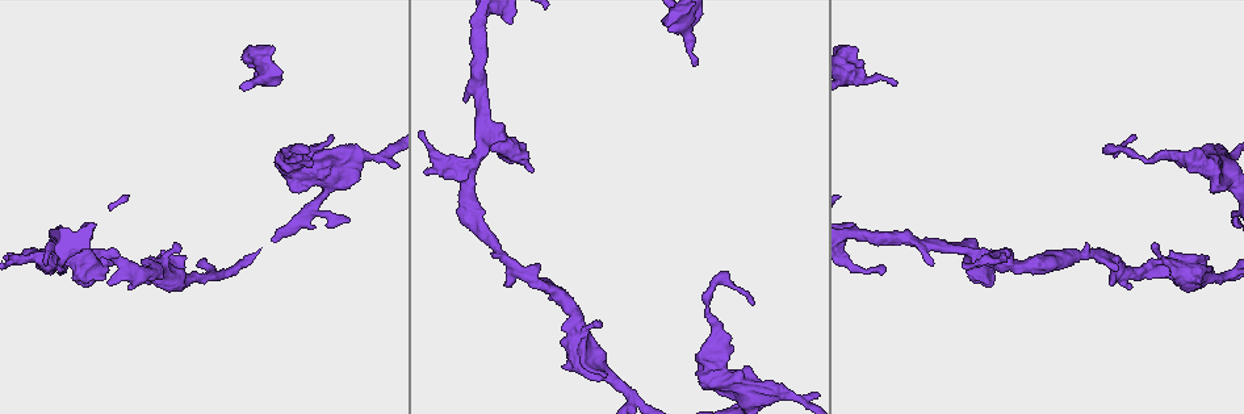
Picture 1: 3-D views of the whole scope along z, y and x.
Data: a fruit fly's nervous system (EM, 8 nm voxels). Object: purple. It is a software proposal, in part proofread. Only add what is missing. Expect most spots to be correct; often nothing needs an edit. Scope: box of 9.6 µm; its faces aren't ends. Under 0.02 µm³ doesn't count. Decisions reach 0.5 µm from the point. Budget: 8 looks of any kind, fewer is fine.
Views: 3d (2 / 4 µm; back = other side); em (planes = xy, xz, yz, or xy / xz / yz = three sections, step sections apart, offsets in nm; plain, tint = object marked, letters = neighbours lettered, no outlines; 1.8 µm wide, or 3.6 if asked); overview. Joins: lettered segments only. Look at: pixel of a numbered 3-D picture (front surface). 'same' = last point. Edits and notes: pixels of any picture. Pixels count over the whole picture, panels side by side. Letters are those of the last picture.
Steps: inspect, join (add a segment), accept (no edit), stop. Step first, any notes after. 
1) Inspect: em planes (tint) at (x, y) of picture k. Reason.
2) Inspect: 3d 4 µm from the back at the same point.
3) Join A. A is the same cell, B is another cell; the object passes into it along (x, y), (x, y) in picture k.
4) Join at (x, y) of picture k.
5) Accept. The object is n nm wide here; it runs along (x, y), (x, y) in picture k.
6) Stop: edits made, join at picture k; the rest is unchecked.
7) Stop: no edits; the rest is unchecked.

Inspect: 3d 2 µm at (693, 65) of picture 1. Free end.

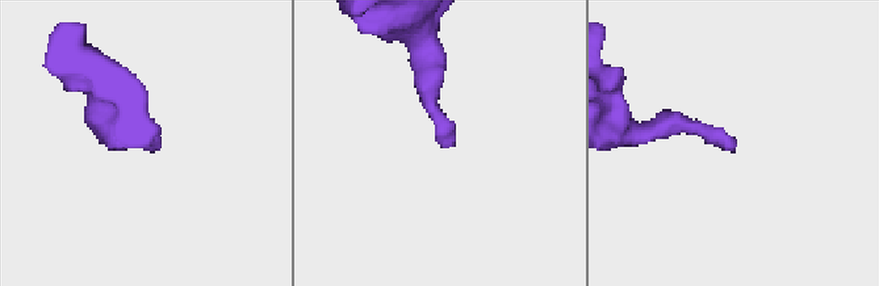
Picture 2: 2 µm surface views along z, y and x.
Inspect: em planes (letters) at (448, 143) of picture 2.

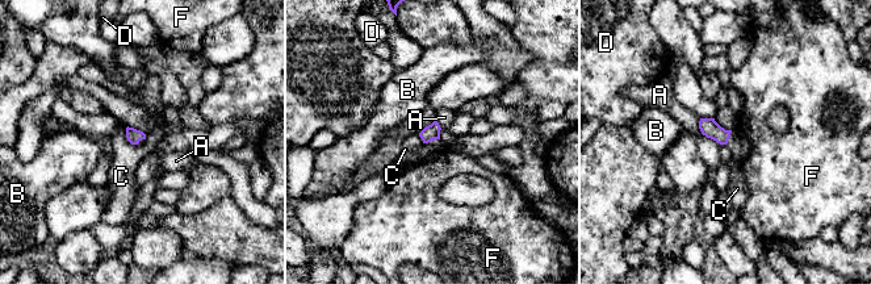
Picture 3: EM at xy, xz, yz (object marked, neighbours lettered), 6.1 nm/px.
Accept. A, B, C, D and F are other cells; a border runs along (126, 126), (126, 138), (135, 145) in picture 3; no lettered segment goes on from it.

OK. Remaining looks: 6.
Inspect: em xy step 4 (letters) at (753, 305) of picture 1. Thin end.

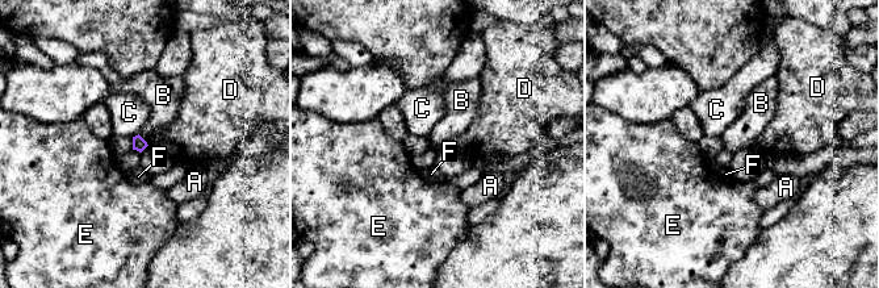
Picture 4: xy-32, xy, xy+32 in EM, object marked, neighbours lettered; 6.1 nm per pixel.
Inspect: em xz step 4 (letters) at the same point.

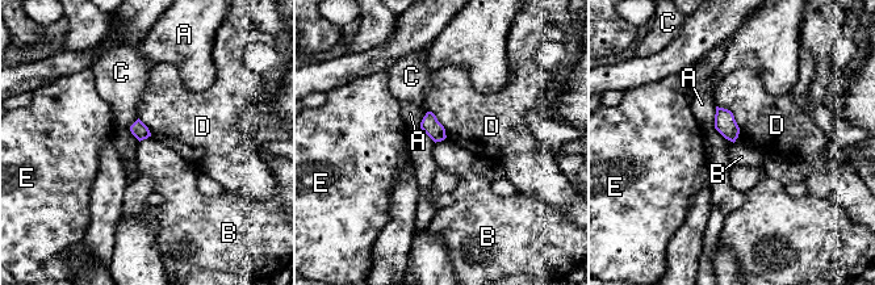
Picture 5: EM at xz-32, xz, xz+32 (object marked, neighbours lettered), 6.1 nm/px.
Accept. The object is 100 nm wide here; A, B, C, D and E are other cells; a border runs along (150, 135), (139, 142) in picture 5; no lettered segment goes on from it.

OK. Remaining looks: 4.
Inspect: 3d 2 µm at (634, 398) of picture 1. Sharp bend.

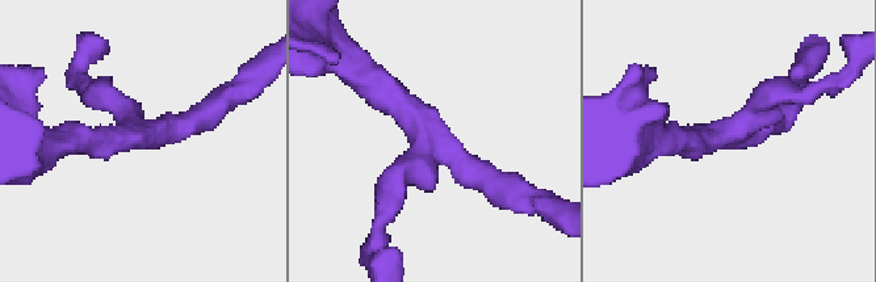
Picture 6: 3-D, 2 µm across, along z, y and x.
Inspect: em planes (letters) at (137, 132) of picture 6.

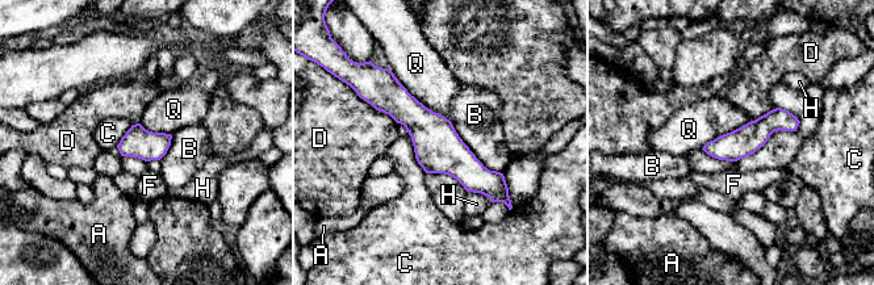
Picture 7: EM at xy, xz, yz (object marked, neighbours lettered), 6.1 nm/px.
Accept. The longest contact is with Q, 500 nm; A, B, C, D, F, H and Q are other cells; a border runs along (388, 68), (412, 95), (450, 121) in picture 7; none of them fits.

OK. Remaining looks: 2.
Stop: no edits; the rest is unchecked.

